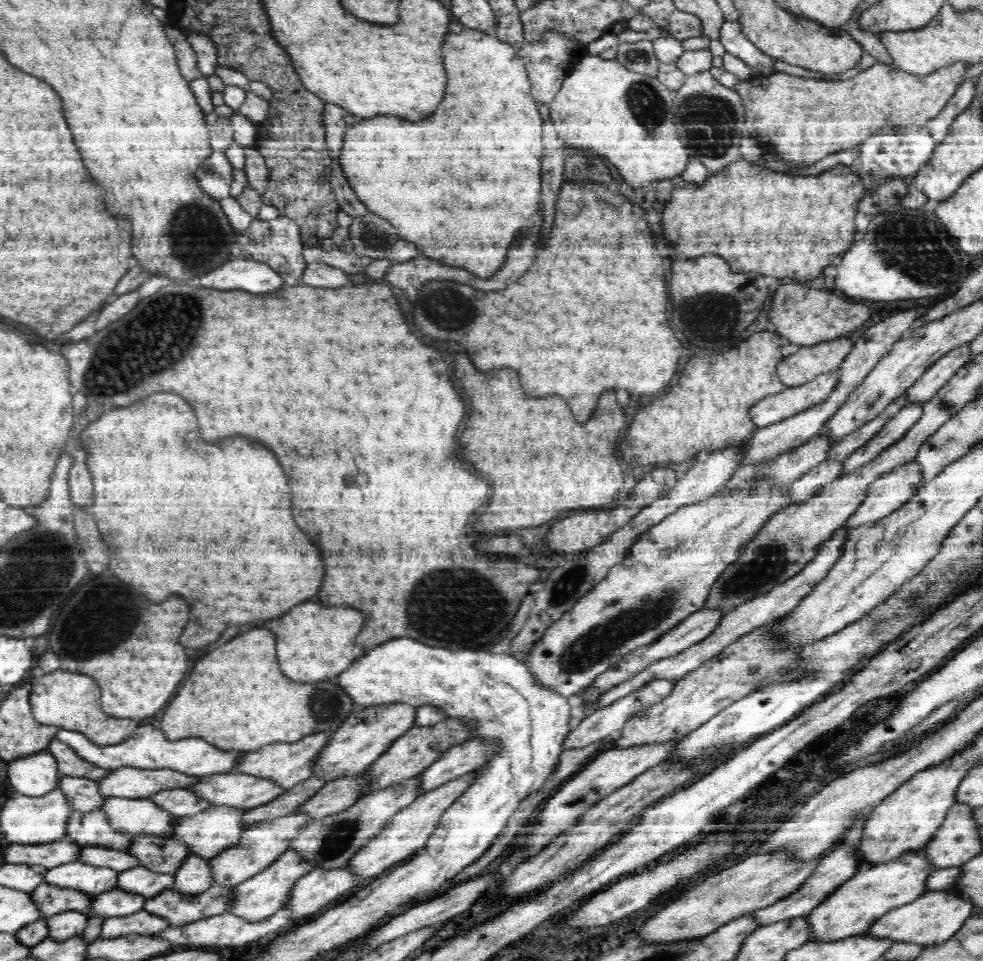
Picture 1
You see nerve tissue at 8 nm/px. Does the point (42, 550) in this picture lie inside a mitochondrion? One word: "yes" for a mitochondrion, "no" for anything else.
yes

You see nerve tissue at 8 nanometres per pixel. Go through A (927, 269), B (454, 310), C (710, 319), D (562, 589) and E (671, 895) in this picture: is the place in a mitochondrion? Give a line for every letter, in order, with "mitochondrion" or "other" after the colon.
A: mitochondrion
B: mitochondrion
C: mitochondrion
D: mitochondrion
E: other

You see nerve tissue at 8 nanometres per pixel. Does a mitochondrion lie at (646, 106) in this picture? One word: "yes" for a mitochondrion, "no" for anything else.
yes

